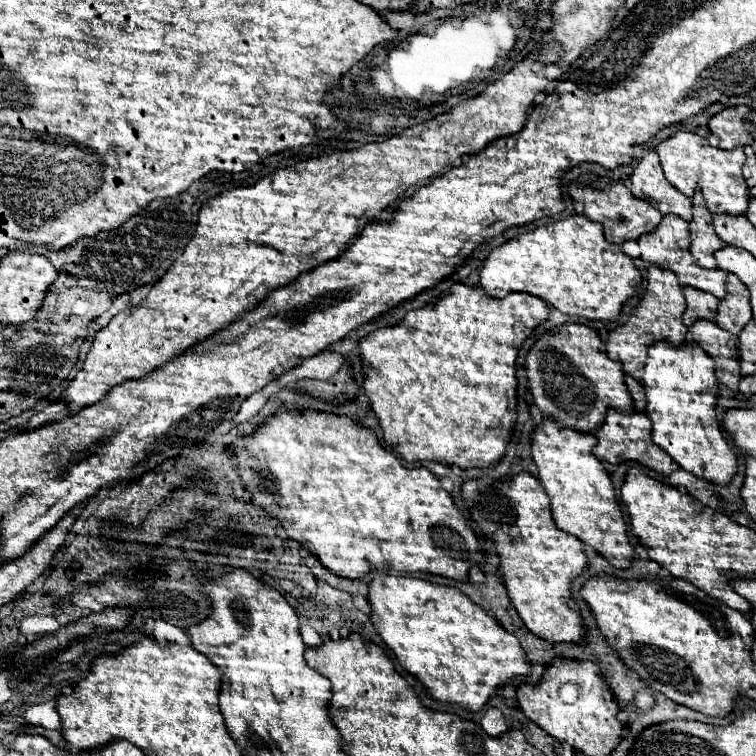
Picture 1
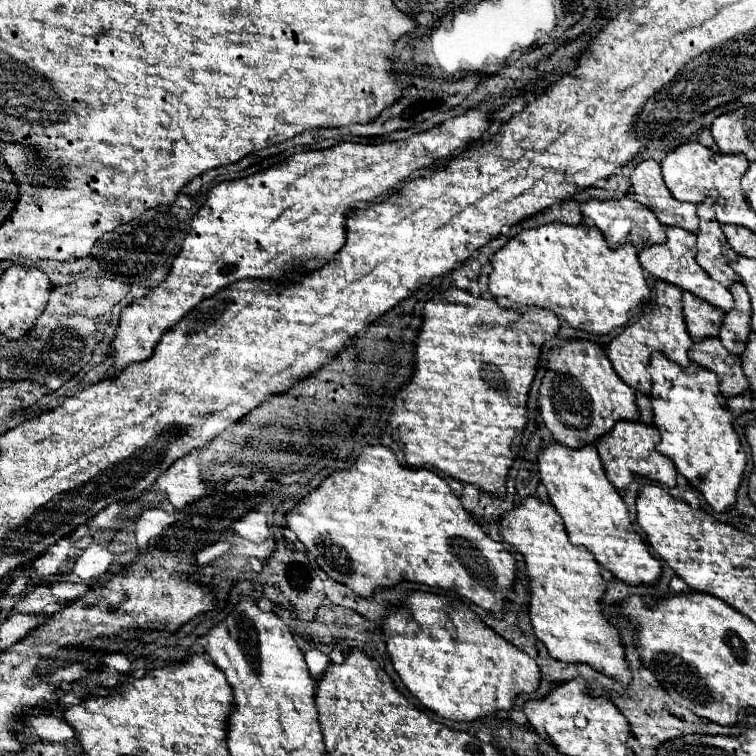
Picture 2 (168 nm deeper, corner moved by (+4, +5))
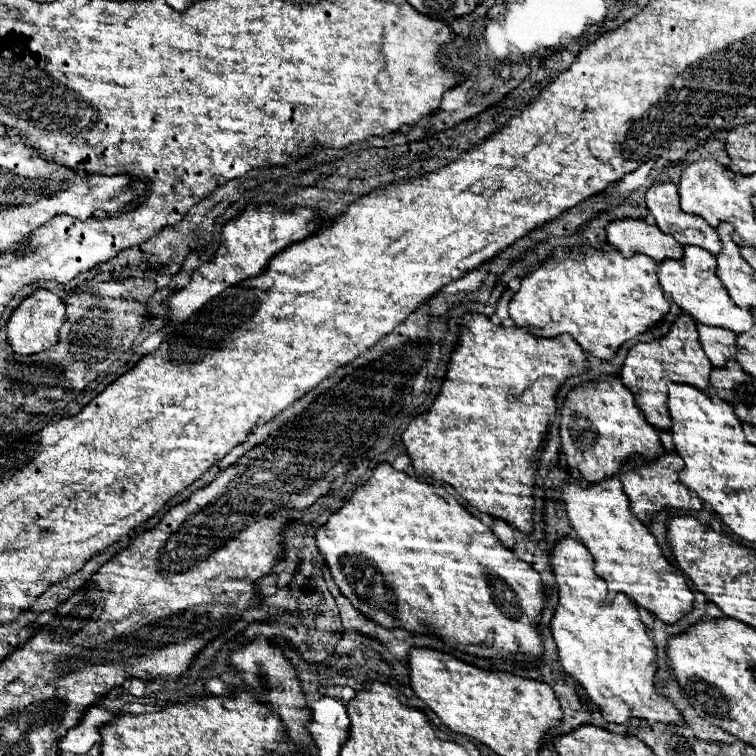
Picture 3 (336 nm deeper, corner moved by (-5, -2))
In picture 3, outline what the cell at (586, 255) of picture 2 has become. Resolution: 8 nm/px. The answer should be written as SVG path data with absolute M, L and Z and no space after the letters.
M554 250L554 256L548 262L522 278L520 290L510 302L510 318L516 322L518 328L526 328L534 336L554 338L560 334L570 334L588 354L610 362L624 342L636 338L638 334L646 334L656 322L660 322L668 314L670 302L666 300L662 286L658 284L656 272L658 264L642 254L624 258L616 250Z

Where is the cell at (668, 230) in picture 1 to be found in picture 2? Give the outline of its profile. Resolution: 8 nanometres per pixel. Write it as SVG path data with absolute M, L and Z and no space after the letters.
M665 227L667 233L667 241L659 243L659 245L649 245L639 253L639 263L643 265L643 269L647 269L653 277L663 279L667 283L673 283L685 291L695 293L697 297L709 301L711 305L719 305L723 311L729 311L733 307L733 297L729 293L729 289L725 285L717 285L717 281L713 281L713 277L709 277L695 261L693 257L693 245L695 245L695 233L685 231L681 227Z

